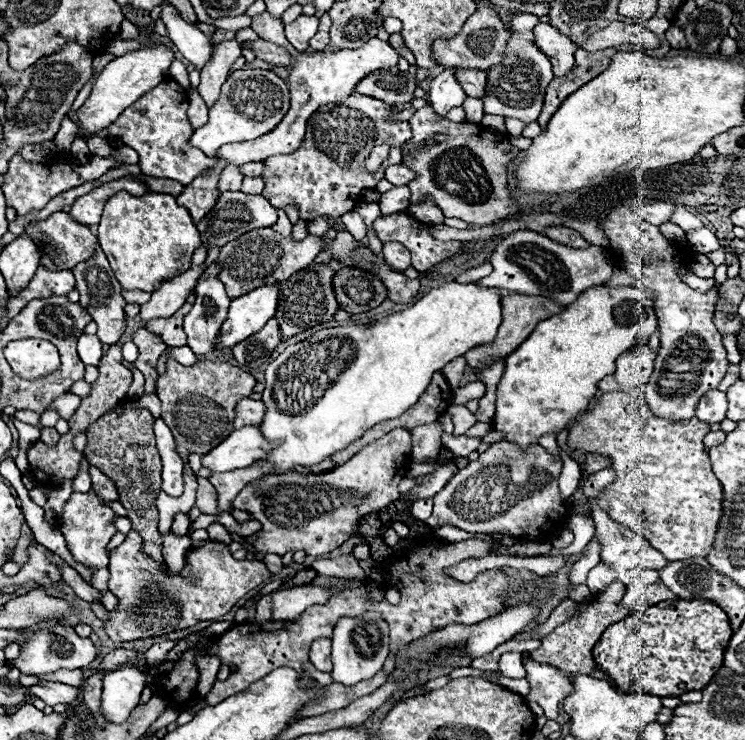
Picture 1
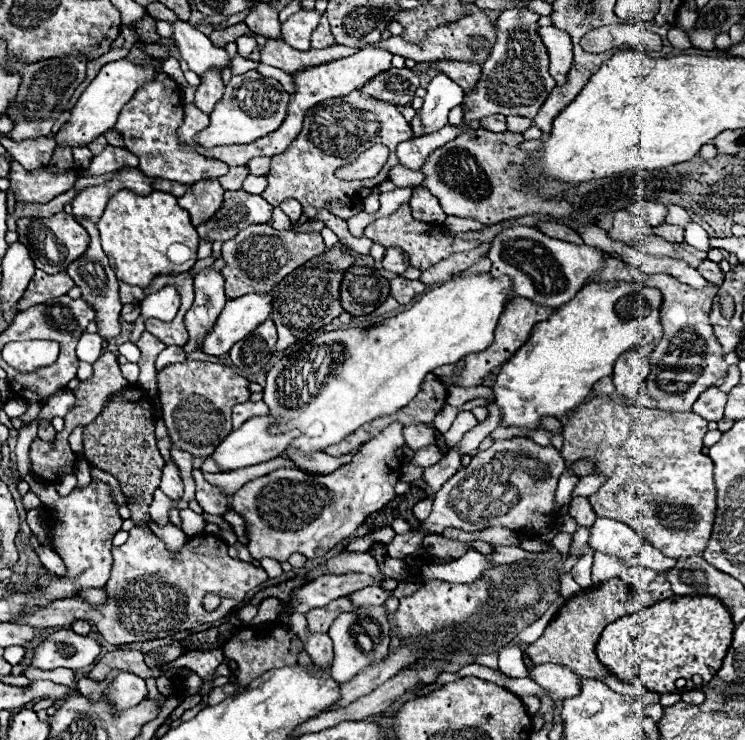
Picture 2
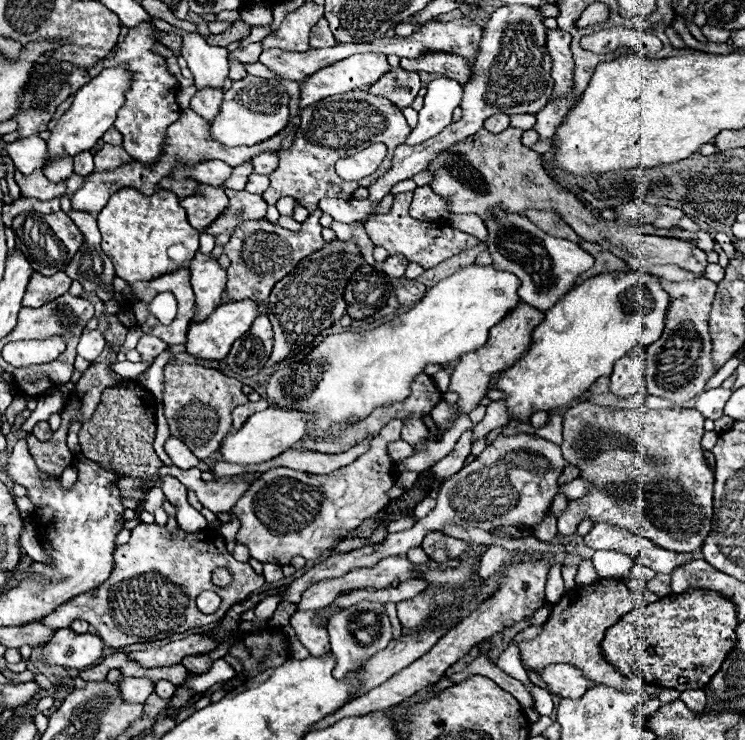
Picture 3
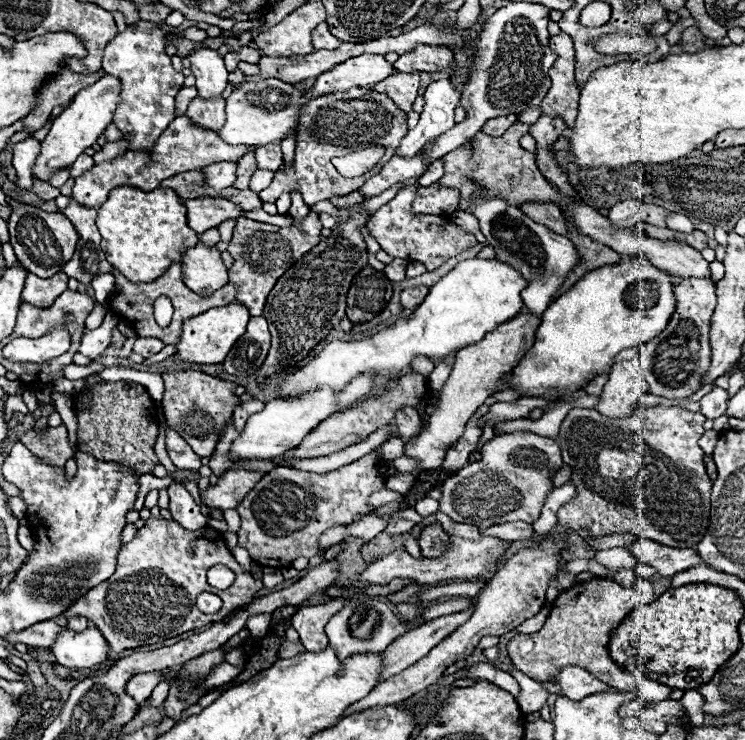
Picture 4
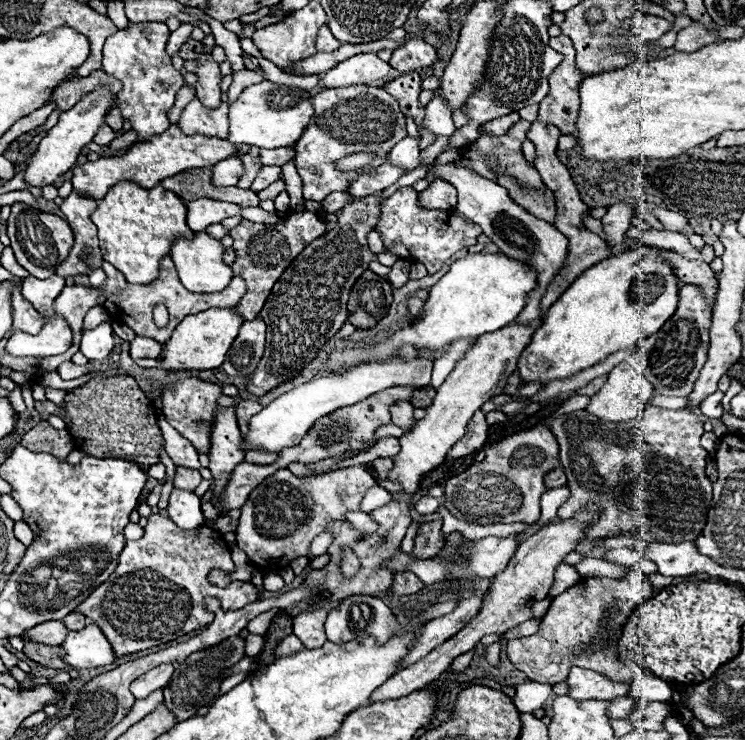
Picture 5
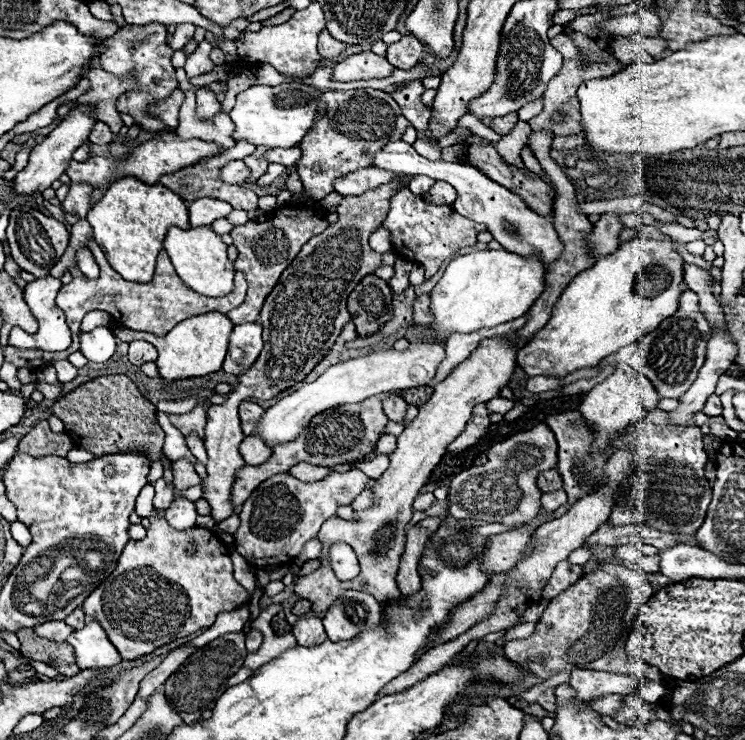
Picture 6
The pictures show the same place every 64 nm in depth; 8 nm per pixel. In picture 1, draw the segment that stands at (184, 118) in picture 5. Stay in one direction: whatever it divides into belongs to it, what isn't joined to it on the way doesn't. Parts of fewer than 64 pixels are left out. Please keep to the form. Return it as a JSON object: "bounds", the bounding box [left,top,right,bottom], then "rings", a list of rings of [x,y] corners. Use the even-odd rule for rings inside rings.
{"bounds":[198,40,242,106],"rings":[[[236,40],[218,42],[212,44],[212,48],[212,58],[202,68],[202,82],[198,84],[198,92],[204,96],[204,102],[208,106],[216,102],[216,96],[220,96],[220,88],[228,78],[230,68],[242,56],[242,48]]]}

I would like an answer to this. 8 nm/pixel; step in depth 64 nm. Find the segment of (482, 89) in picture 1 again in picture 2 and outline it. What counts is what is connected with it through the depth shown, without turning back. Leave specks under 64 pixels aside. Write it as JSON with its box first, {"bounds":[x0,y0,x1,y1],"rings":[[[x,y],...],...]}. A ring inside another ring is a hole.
{"bounds":[428,61,482,94],"rings":[[[460,61],[429,62],[428,64],[433,69],[452,76],[452,80],[456,80],[456,84],[460,84],[466,94],[470,94],[476,88],[482,72],[478,64],[464,64]]]}

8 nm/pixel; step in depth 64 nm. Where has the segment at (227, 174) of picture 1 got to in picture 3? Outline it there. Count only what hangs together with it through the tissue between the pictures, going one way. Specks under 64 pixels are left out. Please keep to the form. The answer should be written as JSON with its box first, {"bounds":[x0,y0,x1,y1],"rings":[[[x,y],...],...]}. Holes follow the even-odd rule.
{"bounds":[224,164,252,190],"rings":[[[240,164],[240,168],[232,168],[232,176],[226,180],[224,188],[230,190],[244,190],[244,184],[248,182],[248,176],[252,174],[252,164]]]}

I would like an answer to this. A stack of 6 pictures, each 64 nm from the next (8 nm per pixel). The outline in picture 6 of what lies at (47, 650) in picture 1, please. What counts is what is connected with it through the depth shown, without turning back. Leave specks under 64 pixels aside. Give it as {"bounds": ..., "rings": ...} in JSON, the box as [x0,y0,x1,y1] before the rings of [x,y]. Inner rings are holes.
{"bounds":[66,620,122,670],"rings":[[[96,620],[88,622],[80,630],[74,630],[66,642],[74,648],[76,664],[82,670],[108,668],[122,660],[120,654],[116,652],[116,648],[112,646],[112,642],[108,640],[104,628]]]}

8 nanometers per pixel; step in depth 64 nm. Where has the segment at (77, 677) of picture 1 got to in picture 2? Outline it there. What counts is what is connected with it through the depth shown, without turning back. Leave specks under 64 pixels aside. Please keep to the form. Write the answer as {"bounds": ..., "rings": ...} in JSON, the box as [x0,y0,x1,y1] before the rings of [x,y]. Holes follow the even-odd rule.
{"bounds":[23,668,76,688],"rings":[[[29,668],[23,672],[24,676],[28,676],[30,681],[34,680],[52,680],[56,684],[66,684],[70,688],[76,686],[76,672],[68,670],[68,668],[56,668],[56,670],[42,671]]]}

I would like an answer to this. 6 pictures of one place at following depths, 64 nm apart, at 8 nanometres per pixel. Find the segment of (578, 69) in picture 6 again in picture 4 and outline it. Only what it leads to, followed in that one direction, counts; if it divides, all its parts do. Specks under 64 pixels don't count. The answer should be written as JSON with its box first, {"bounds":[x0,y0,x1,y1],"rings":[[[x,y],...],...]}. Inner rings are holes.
{"bounds":[540,32,578,126],"rings":[[[564,32],[550,36],[550,48],[558,56],[550,70],[552,88],[540,106],[542,112],[552,112],[554,116],[564,116],[566,126],[572,126],[578,108],[578,86],[574,80],[574,48],[572,38]]]}

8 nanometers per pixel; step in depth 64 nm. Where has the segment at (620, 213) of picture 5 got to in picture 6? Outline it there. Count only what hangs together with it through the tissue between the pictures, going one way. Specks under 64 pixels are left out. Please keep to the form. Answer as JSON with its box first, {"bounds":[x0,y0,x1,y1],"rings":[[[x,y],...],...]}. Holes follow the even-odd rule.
{"bounds":[592,212,624,256],"rings":[[[618,212],[602,214],[600,220],[592,228],[592,252],[600,252],[600,256],[604,256],[604,254],[612,254],[614,250],[618,250],[620,246],[618,236],[622,228],[624,224],[620,222]]]}

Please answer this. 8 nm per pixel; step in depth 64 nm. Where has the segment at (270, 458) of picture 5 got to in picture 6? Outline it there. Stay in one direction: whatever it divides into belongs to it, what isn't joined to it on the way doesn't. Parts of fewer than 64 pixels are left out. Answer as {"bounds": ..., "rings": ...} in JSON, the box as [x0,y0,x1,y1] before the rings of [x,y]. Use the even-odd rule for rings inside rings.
{"bounds":[239,436,272,466],"rings":[[[248,436],[242,440],[239,448],[242,452],[242,458],[246,464],[250,466],[258,466],[258,464],[264,464],[270,456],[272,456],[272,450],[262,442],[262,440],[256,440],[254,436]]]}

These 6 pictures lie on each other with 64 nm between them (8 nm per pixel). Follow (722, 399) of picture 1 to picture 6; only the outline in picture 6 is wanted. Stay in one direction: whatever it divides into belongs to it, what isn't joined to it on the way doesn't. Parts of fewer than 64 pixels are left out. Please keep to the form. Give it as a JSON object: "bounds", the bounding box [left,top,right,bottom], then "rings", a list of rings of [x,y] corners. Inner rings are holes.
{"bounds":[702,394,722,416],"rings":[[[712,394],[712,396],[706,400],[706,404],[704,404],[702,412],[704,412],[706,416],[722,416],[722,404],[720,404],[720,396],[718,396],[718,394]]]}

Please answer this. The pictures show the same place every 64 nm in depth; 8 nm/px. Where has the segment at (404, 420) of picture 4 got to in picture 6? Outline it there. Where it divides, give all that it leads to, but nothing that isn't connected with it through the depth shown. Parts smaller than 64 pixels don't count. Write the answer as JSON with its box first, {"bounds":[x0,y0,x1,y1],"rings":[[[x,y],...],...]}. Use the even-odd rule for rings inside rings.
{"bounds":[384,396,408,424],"rings":[[[390,396],[390,398],[384,400],[384,412],[388,414],[388,418],[392,422],[402,422],[404,424],[406,410],[408,410],[408,404],[400,396]]]}

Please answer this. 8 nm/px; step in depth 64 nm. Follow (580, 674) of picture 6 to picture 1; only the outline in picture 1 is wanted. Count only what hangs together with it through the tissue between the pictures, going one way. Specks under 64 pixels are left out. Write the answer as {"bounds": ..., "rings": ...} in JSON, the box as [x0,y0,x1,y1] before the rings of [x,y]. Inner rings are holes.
{"bounds":[524,660,572,720],"rings":[[[526,660],[524,668],[526,680],[530,682],[530,694],[526,696],[526,700],[538,702],[544,708],[546,718],[556,720],[558,704],[568,696],[568,692],[572,692],[570,678],[562,670],[538,664],[534,660]]]}

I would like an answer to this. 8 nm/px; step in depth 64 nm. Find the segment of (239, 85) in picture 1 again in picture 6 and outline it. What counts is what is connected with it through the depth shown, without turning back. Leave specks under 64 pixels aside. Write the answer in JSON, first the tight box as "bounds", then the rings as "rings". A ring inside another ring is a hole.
{"bounds":[229,84,322,148],"rings":[[[278,84],[278,86],[252,86],[238,94],[236,106],[229,116],[236,126],[234,140],[246,140],[254,146],[268,148],[292,148],[302,136],[312,128],[316,112],[322,108],[318,104],[320,90],[304,84]]]}

